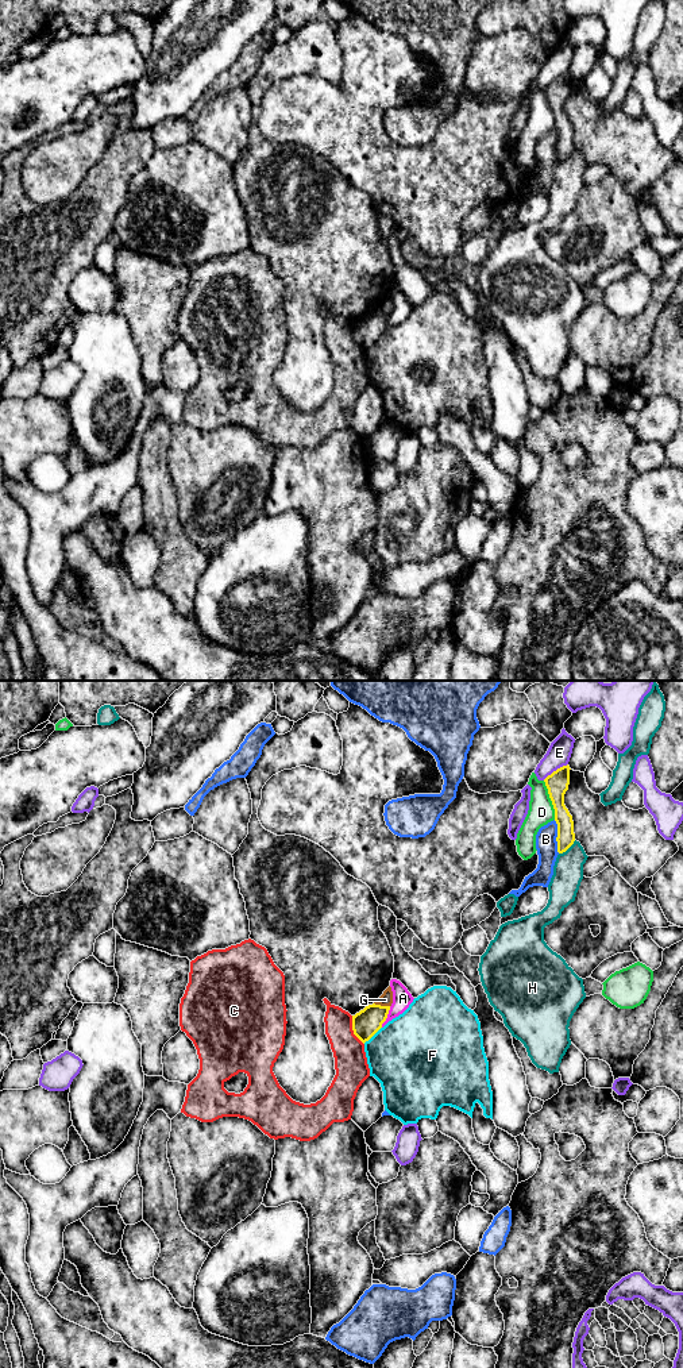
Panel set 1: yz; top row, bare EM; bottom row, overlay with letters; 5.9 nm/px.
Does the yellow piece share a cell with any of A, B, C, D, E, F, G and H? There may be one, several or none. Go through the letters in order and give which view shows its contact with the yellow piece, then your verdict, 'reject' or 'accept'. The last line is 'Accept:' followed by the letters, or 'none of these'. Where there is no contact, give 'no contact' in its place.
A: yz | reject
B: yz | reject
C: yz | reject
D: yz | reject
E: yz | reject
F: yz | reject
G: yz | reject
H: yz | reject
Accept: none of these

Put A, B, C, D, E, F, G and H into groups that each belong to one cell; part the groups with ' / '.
A / B / C / D / E / F / G / H

